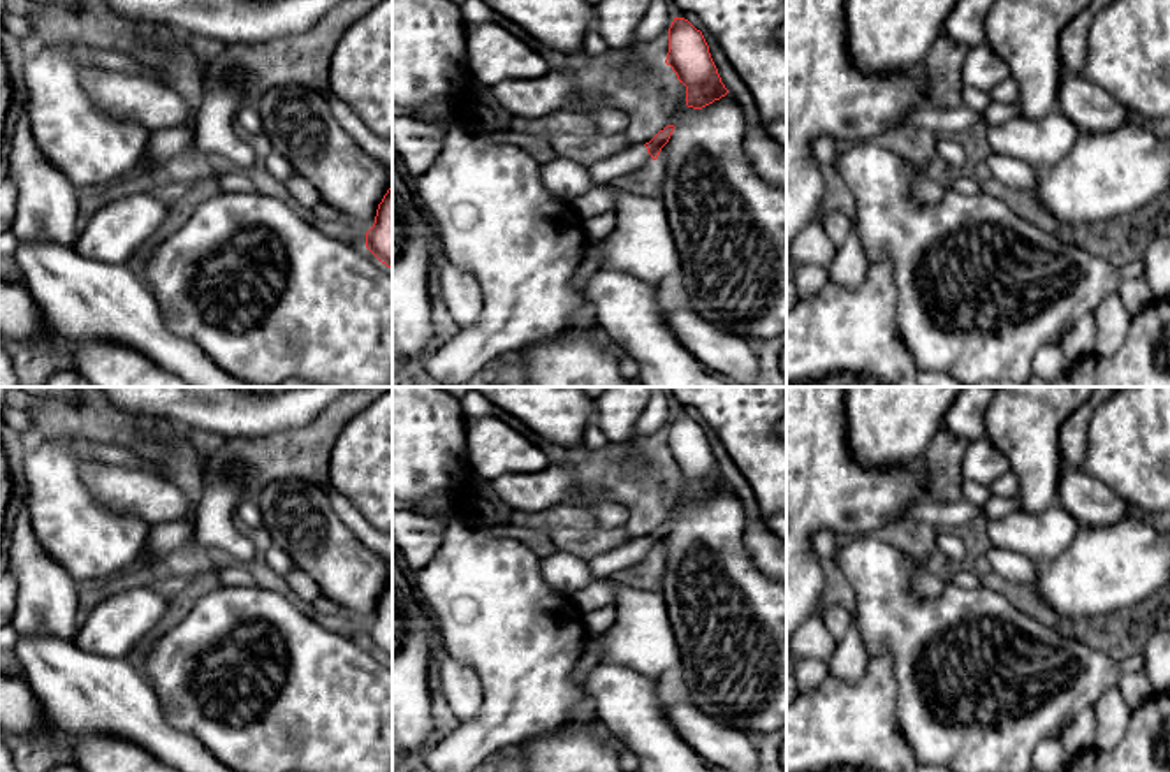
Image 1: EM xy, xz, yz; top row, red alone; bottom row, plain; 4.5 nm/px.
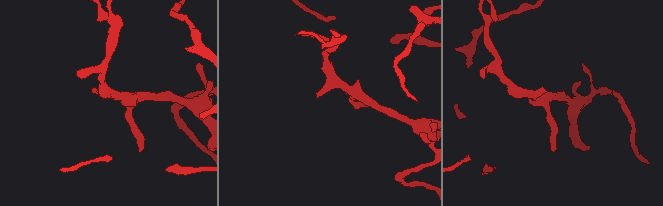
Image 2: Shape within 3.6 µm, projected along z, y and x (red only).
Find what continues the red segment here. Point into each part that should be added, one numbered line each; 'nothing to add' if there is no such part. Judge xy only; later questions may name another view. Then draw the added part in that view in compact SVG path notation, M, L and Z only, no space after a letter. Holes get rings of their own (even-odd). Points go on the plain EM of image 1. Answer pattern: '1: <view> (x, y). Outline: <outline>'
nothing to add

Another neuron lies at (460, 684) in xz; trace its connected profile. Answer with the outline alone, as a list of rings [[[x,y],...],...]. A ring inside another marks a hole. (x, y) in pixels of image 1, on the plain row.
[[[442,644],[433,652],[433,663],[440,668],[442,691],[454,716],[461,723],[477,717],[484,702],[484,689],[475,672],[456,661]]]

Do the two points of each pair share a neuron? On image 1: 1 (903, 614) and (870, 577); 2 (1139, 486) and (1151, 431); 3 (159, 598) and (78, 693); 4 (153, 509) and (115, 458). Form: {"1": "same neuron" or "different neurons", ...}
{"1": "same neuron", "2": "same neuron", "3": "different neurons", "4": "different neurons"}

